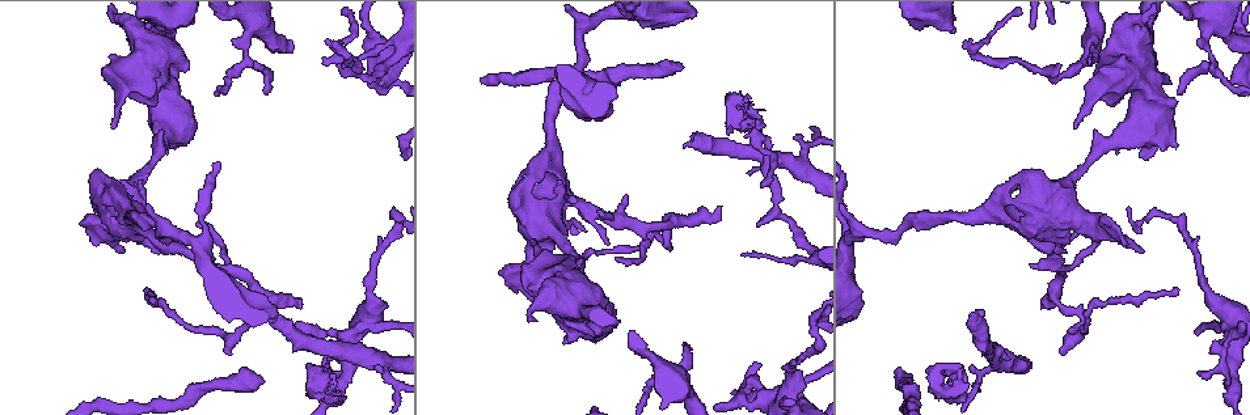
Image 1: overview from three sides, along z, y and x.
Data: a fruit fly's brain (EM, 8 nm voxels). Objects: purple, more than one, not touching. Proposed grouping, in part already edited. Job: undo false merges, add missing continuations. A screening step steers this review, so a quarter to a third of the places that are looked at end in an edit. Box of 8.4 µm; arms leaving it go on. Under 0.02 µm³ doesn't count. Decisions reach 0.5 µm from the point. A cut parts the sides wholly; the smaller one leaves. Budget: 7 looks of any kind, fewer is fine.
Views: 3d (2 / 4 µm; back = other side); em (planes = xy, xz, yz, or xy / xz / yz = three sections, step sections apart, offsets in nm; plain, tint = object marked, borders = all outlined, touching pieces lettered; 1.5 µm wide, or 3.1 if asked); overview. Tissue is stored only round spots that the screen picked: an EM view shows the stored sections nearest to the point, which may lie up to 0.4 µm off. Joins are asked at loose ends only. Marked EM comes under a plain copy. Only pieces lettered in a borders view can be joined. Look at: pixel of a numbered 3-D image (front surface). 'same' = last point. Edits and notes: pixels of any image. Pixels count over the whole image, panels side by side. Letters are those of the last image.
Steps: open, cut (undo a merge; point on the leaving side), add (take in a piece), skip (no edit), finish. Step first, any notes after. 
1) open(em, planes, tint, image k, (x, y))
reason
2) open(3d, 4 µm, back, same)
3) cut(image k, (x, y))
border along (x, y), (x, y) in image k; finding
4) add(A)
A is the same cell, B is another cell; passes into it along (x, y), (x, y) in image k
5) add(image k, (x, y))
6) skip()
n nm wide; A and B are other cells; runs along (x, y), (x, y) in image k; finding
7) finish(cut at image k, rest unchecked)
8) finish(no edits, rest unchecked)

open(3d, 4 µm, back, image 1, (564, 343))
an open end

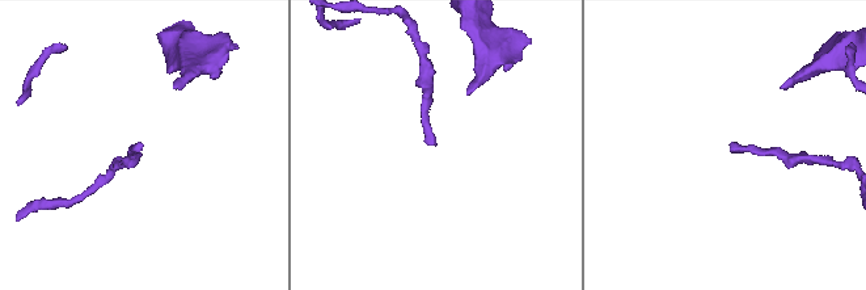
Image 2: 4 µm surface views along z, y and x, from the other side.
open(em, planes, borders, image 2, (732, 142))

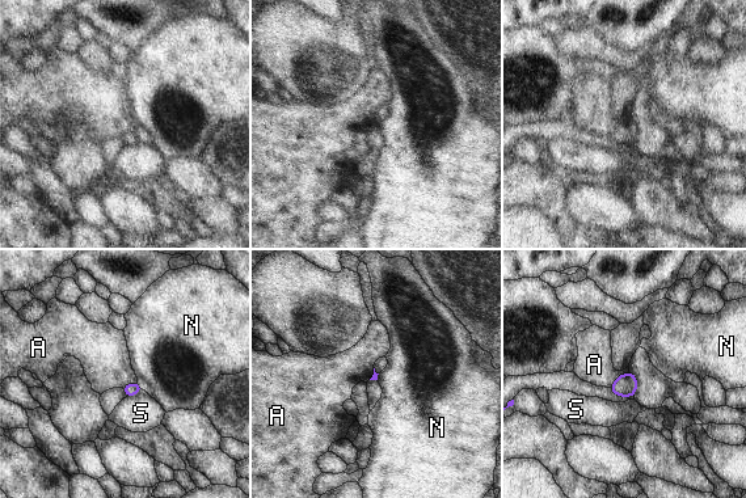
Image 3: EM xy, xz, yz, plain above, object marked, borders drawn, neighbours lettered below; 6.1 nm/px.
skip()
A, N and S are other cells; none of them fits

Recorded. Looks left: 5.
open(3d, 4 µm, image 1, (1176, 145))
branch stops here

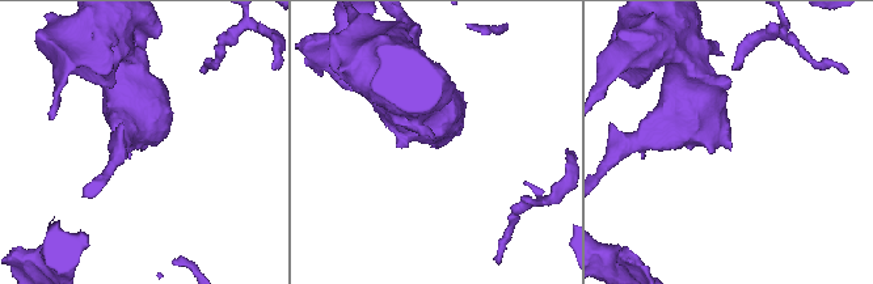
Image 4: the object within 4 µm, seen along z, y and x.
open(em, 3.1 µm, planes, borders, image 4, (730, 147))
need the tissue

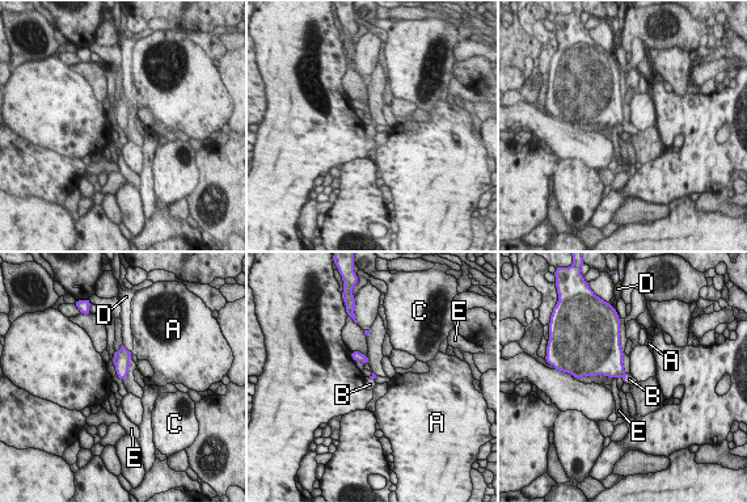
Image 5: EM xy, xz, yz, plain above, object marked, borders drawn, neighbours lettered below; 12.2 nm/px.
add(B)
D touches over 150 nm; B is the same cell, A, C, D and E are other cells; passes into it along (610, 363), (625, 376), (629, 379) in image 5; the cell continues

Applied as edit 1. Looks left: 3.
open(3d, 2 µm, back, image 1, (1218, 348))
calibre changes

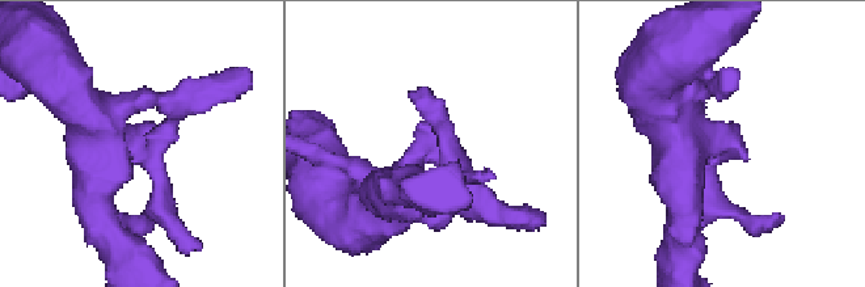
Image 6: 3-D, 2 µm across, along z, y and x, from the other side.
open(em, planes, borders, image 6, (432, 149))

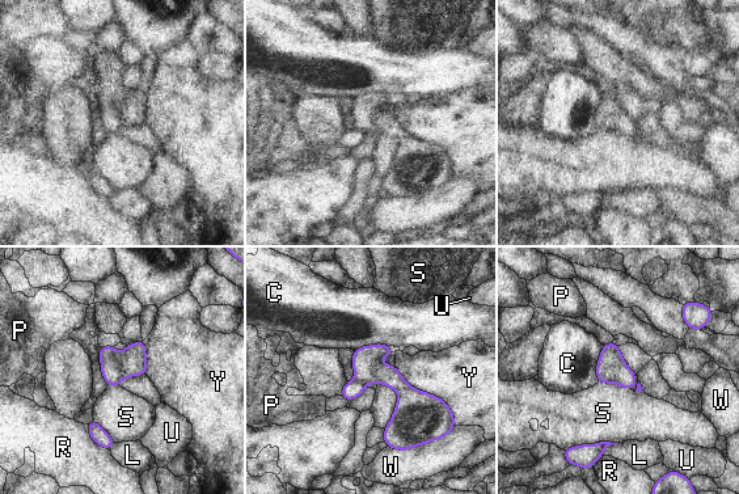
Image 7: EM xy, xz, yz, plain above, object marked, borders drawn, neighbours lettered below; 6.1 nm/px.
cut(image 7, (351, 389))
C, L, P, R, S, U, W and Y are other cells; border along (355, 379), (364, 385) in image 7; two cells meet here

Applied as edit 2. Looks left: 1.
finish(add at image 5, cut at image 7, rest unchecked)

